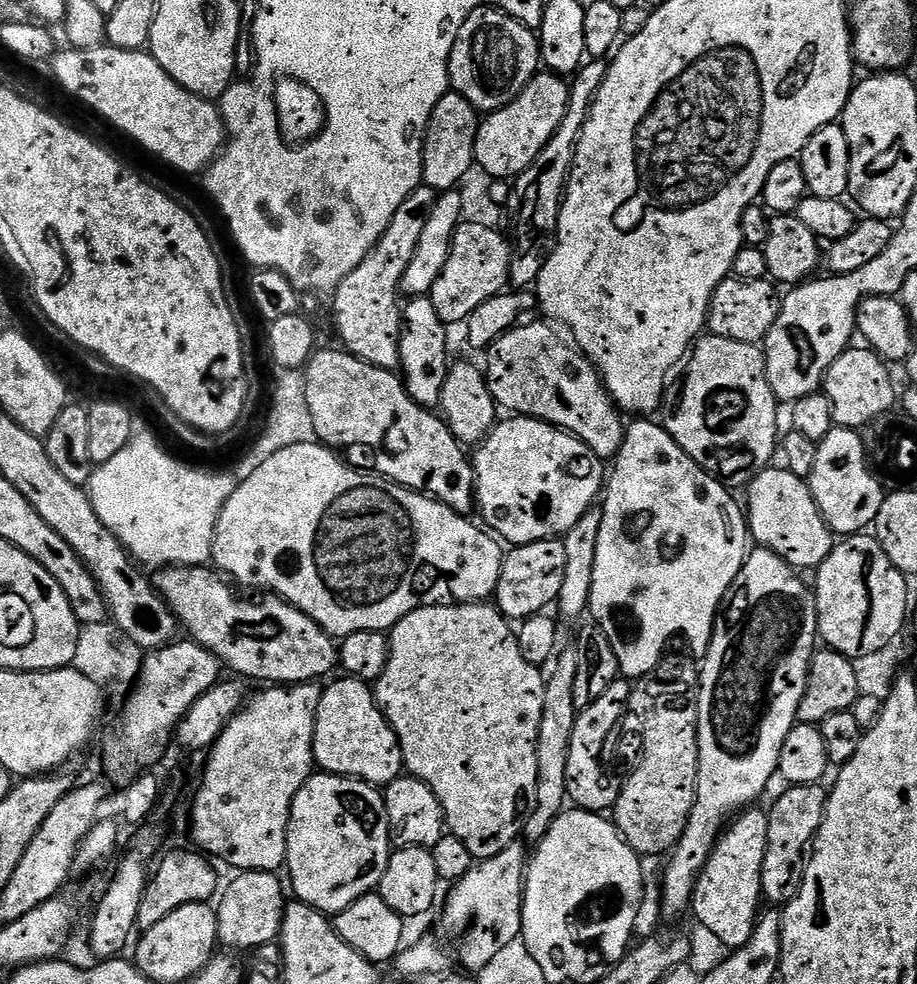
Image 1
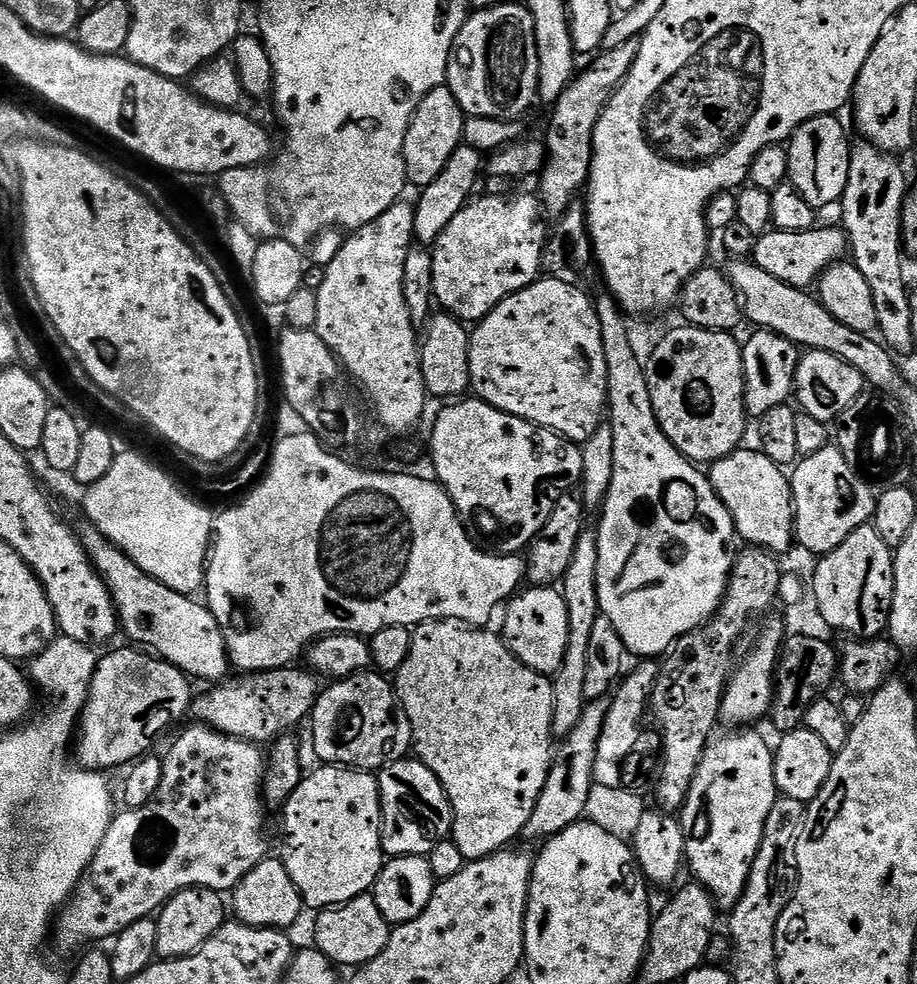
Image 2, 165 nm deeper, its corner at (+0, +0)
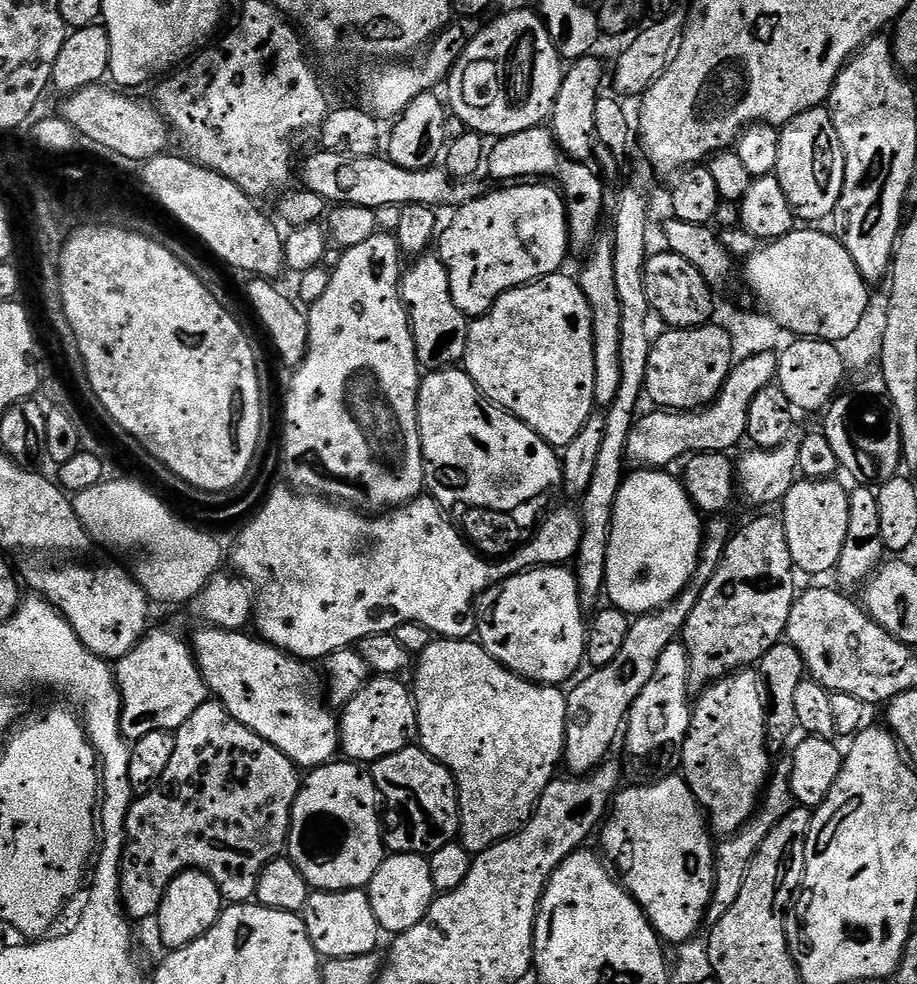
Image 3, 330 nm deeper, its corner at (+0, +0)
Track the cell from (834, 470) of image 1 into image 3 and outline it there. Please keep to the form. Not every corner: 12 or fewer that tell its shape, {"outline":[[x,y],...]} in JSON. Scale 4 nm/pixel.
{"outline":[[797,479],[782,501],[790,558],[831,573],[846,546],[849,489]]}

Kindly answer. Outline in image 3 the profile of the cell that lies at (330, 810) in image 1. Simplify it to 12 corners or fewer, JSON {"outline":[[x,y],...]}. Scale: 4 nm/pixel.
{"outline":[[359,763],[307,773],[287,855],[309,889],[367,889],[386,859]]}

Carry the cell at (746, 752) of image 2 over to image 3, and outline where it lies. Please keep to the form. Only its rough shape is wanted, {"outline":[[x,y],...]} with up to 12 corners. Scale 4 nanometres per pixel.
{"outline":[[760,677],[697,696],[682,775],[733,836],[770,775]]}

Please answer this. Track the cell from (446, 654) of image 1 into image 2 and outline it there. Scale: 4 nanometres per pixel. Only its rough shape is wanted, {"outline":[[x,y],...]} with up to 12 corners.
{"outline":[[415,625],[394,687],[465,861],[524,831],[553,681],[499,635]]}

